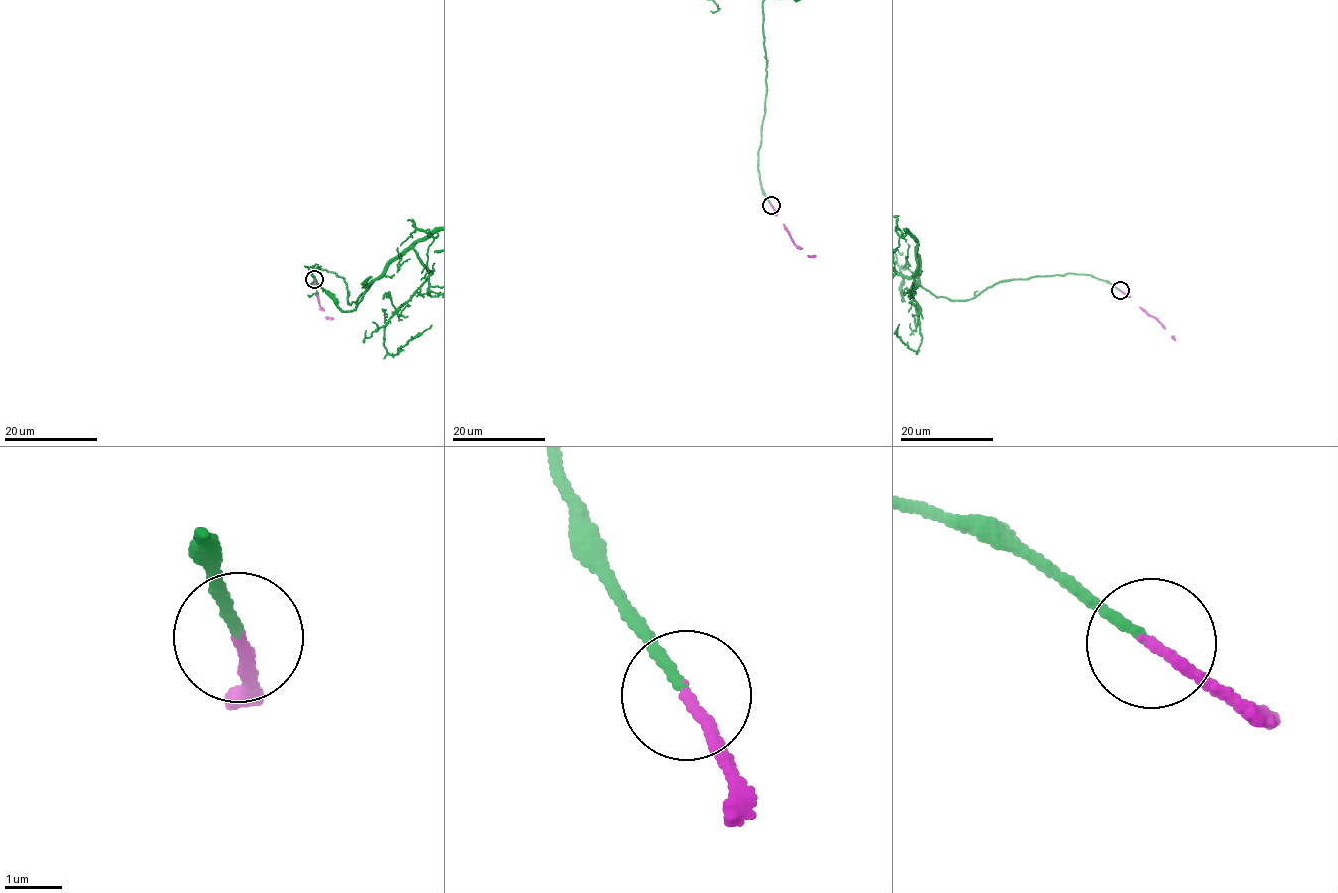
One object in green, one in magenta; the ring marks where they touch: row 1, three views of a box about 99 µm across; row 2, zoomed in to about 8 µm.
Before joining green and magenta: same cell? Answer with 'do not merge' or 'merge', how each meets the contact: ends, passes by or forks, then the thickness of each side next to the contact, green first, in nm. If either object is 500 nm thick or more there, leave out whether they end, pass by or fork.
merge; green ends; magenta ends; calibres 170 and 200 nm

